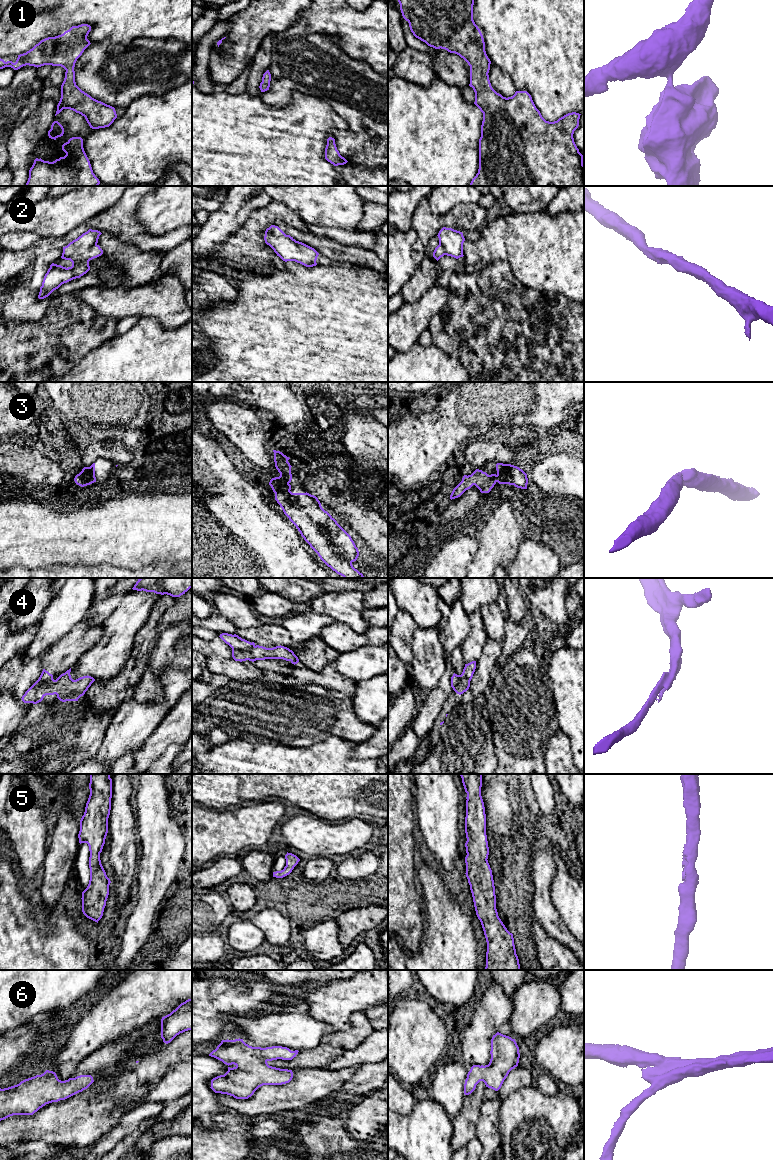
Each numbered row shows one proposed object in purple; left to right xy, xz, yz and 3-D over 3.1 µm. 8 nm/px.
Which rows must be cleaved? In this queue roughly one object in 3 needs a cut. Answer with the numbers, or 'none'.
4

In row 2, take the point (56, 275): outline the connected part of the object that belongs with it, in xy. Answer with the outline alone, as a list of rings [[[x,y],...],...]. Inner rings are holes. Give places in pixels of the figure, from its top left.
[[[89,229],[63,247],[61,258],[70,260],[72,266],[66,268],[52,263],[40,287],[39,299],[48,297],[62,284],[80,278],[90,270],[89,261],[103,254],[103,250],[97,244],[101,234],[98,230]]]

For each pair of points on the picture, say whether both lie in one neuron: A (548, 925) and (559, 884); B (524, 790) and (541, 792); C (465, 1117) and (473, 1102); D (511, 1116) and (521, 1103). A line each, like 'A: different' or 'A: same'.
A: different
B: different
C: same
D: same

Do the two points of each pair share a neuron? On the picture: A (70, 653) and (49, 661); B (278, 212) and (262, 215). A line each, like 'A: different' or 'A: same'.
A: same
B: same

